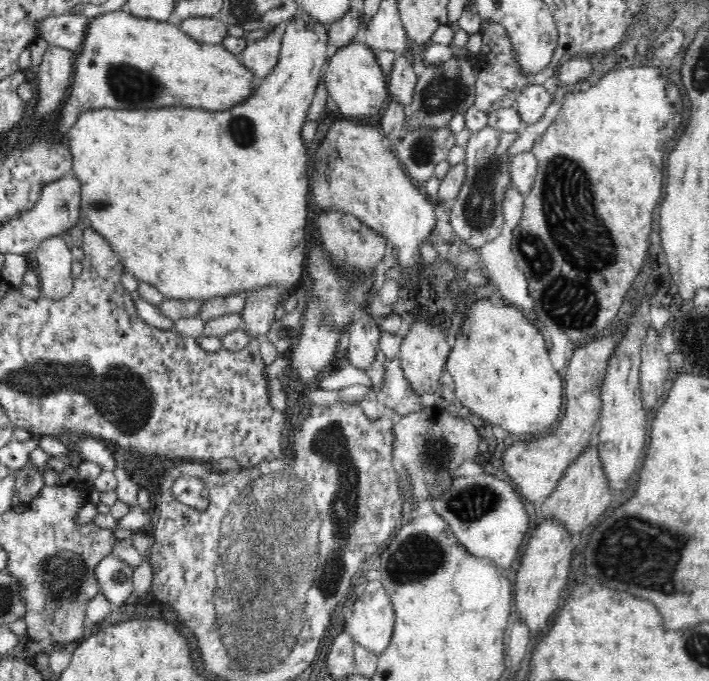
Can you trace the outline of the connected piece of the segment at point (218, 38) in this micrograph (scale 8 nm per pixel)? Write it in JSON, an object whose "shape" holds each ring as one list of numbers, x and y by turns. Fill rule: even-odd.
{"shape":[[184,17,177,23,187,36,200,43,221,44,228,36,227,25,217,17]]}

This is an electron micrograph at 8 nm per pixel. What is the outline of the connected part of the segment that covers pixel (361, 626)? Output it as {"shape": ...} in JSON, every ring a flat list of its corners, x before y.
{"shape":[[381,580,366,582,366,588,364,588,362,596,354,602,350,615,351,621,345,624,344,631,351,636,353,642,365,646,367,650,370,650,377,656,382,654,386,650,393,633,395,612]]}

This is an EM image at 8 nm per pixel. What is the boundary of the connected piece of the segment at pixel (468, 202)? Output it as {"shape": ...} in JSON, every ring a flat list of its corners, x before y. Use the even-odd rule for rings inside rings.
{"shape":[[490,125,479,131,471,132,465,147,465,160,468,163,468,173,458,196,453,201,449,221,454,232,466,240,470,236,486,236,486,232,500,234,500,220,503,212,502,199,505,186,510,182,510,144,518,138,518,132,502,132],[484,212,484,214,476,214]]}

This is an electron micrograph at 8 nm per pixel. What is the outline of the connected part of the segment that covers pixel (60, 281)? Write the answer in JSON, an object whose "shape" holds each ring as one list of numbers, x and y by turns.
{"shape":[[58,235,43,240,40,246,34,250,31,257,36,262,37,277,39,284,41,284,38,287,42,295,52,297,52,299,59,299,71,291,75,281,74,276,72,276,72,260,74,260,74,257,72,257,72,251,66,244,66,236]]}

